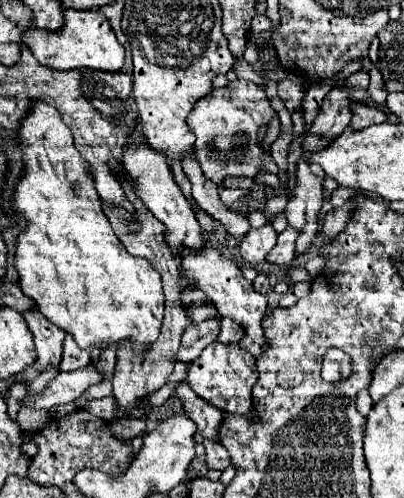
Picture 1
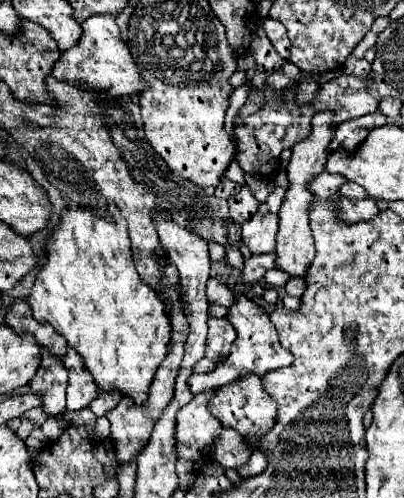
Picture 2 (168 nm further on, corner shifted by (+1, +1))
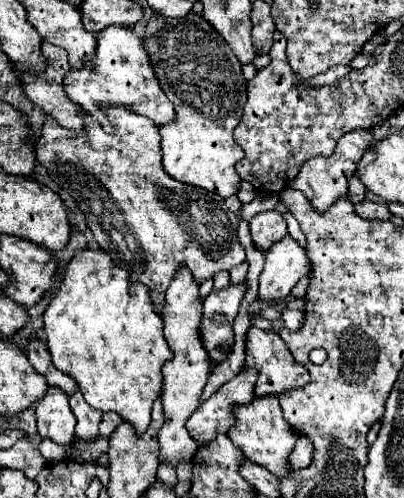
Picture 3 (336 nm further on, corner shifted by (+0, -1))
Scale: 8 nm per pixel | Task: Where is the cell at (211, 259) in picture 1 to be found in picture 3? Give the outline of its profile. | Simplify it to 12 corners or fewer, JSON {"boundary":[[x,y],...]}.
{"boundary":[[249,328],[255,396],[305,386],[309,372],[273,330]]}

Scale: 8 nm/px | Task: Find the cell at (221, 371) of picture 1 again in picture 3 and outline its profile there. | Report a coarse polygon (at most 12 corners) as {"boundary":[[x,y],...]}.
{"boundary":[[277,396],[233,404],[227,432],[277,478],[299,436]]}

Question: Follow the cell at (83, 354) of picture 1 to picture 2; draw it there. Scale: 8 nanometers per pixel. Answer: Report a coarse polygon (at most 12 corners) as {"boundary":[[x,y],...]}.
{"boundary":[[68,348],[68,410],[88,408],[96,384],[82,358]]}

